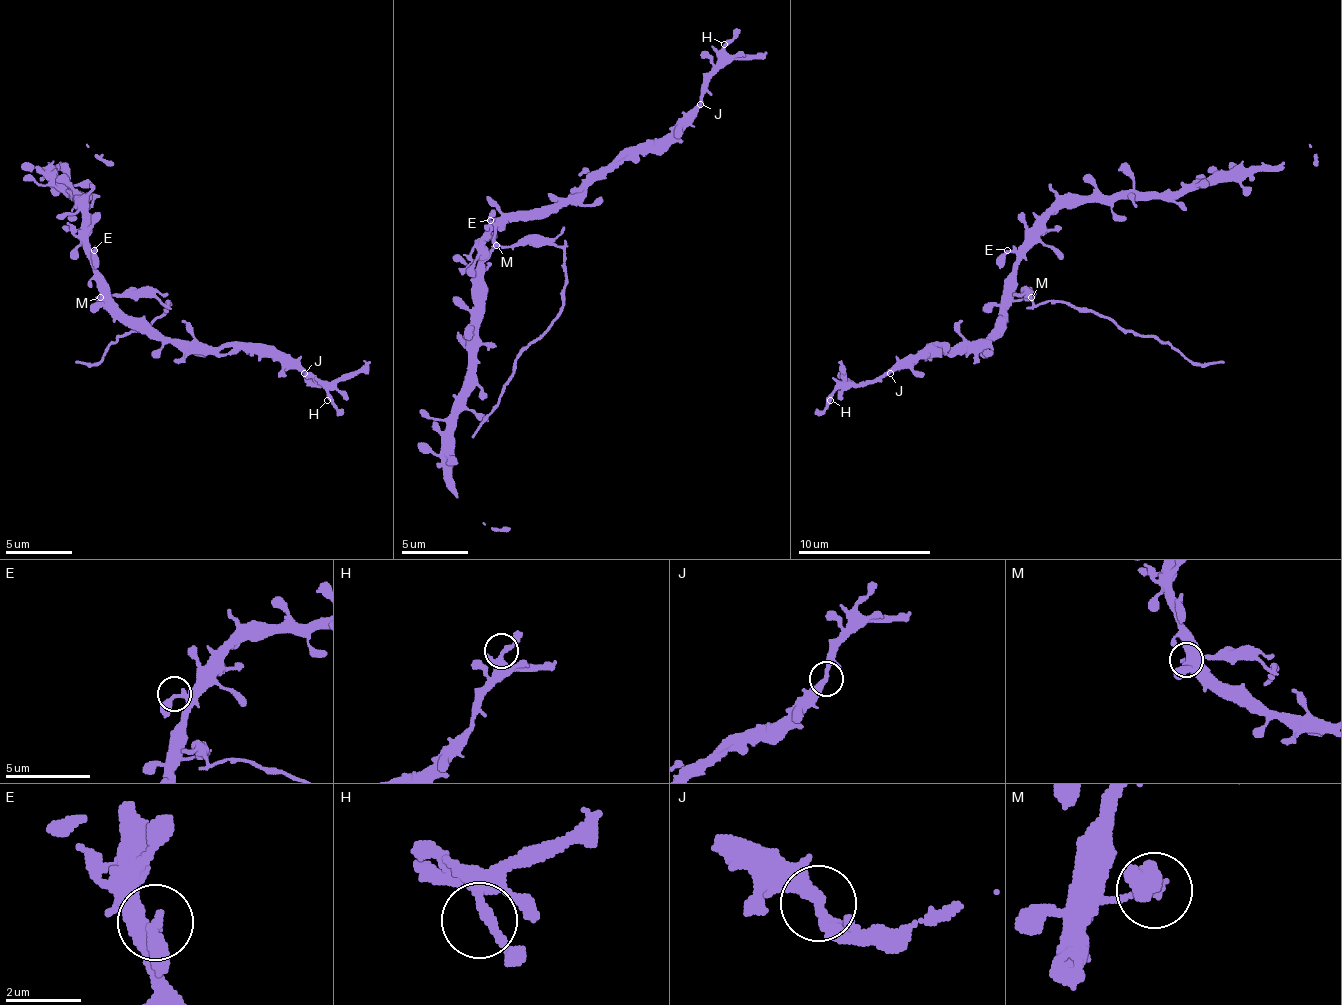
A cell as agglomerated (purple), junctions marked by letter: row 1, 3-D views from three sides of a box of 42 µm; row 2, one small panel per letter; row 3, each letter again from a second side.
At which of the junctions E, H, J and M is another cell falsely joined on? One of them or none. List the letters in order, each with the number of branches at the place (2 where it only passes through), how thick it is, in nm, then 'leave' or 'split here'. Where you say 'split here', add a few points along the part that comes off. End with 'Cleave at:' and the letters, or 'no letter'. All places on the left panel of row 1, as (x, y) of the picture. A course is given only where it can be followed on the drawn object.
E: 2 | 320 nm | leave
H: 2 | 240 nm | leave
J: 2 | 320 nm | leave
M: 2 | 240 nm | split here | (101, 296), (154, 293), (167, 303), (167, 310), (117, 340), (97, 363), (74, 363)
Cleave at: M

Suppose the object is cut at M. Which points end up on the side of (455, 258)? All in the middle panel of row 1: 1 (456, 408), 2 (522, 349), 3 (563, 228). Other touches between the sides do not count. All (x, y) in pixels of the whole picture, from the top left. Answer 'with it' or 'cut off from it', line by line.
1: with it
2: cut off from it
3: cut off from it

